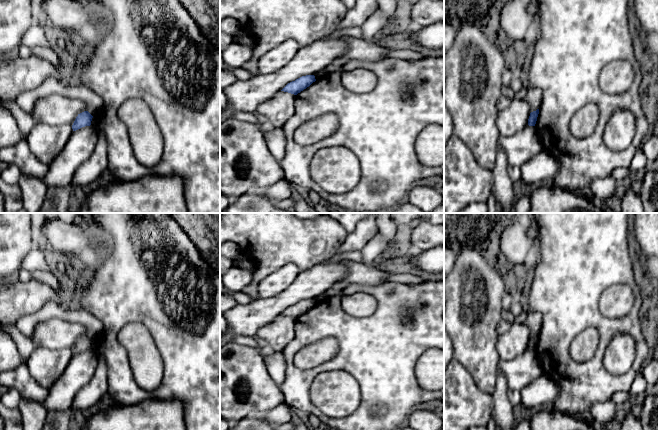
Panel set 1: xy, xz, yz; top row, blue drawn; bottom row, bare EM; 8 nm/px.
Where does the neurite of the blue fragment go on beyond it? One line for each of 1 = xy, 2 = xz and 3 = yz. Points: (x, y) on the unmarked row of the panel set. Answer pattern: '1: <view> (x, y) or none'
1: none
2: none
3: none

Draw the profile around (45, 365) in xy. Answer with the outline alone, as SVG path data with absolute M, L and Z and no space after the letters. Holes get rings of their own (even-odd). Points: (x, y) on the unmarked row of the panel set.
M36 347L26 360L26 365L36 382L49 389L64 373L72 357L73 353L69 349Z

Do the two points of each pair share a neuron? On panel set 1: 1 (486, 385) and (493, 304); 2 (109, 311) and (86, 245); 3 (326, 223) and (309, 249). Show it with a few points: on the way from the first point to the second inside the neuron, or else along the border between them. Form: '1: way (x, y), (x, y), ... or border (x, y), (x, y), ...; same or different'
1: way (485, 365), (485, 324); same
2: border (106, 250), (96, 257); different
3: way (324, 229), (324, 232), (313, 243); same

